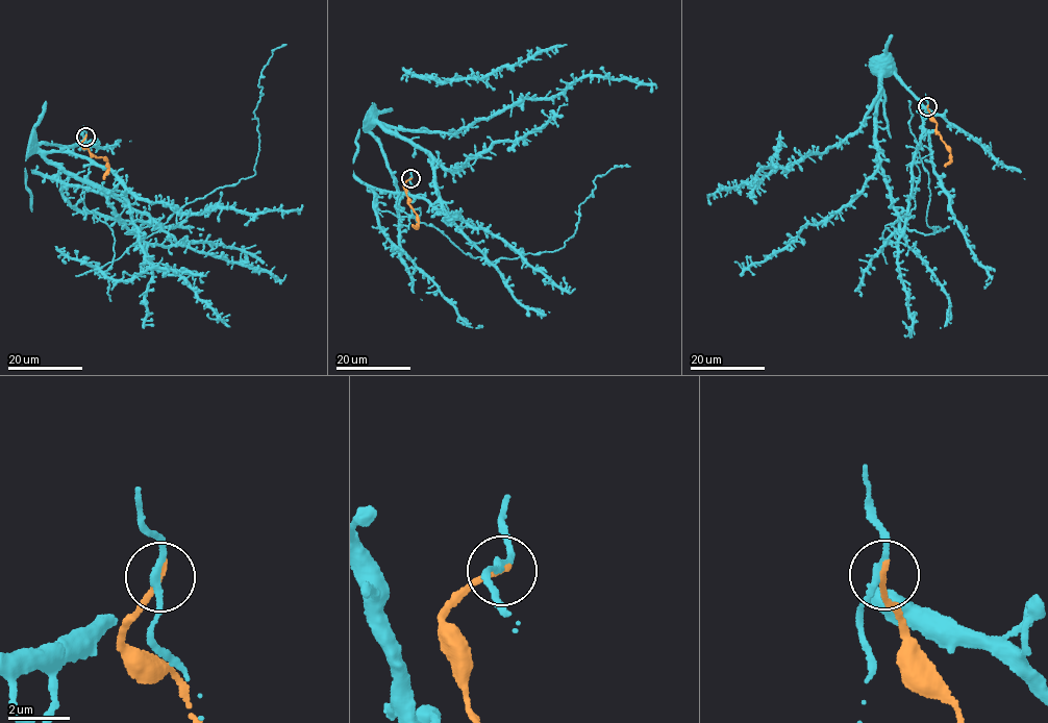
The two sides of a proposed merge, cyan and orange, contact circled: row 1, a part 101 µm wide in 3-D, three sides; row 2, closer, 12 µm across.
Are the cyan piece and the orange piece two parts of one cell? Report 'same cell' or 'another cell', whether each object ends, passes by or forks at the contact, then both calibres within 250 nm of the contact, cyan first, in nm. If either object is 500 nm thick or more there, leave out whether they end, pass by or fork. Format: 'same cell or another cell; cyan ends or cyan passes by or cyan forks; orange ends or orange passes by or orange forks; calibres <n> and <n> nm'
another cell; cyan passes by; orange ends; calibres 220 and 190 nm

